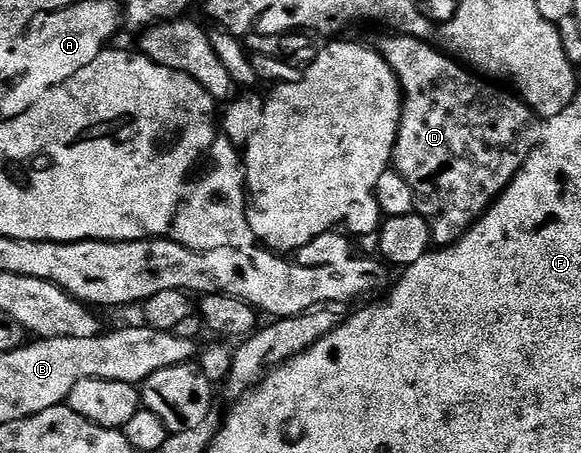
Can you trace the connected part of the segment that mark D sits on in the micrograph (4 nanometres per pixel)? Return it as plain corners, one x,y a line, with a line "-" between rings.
387,34
377,44
377,50
395,71
399,90
403,93
403,113
395,139
393,168
413,190
414,211
428,224
431,244
435,248
448,248
479,223
491,203
506,190
509,182
513,182
531,152
541,143
543,128
540,117
518,95
466,72
463,69
466,67
458,59
440,52
426,40
418,40
406,34

